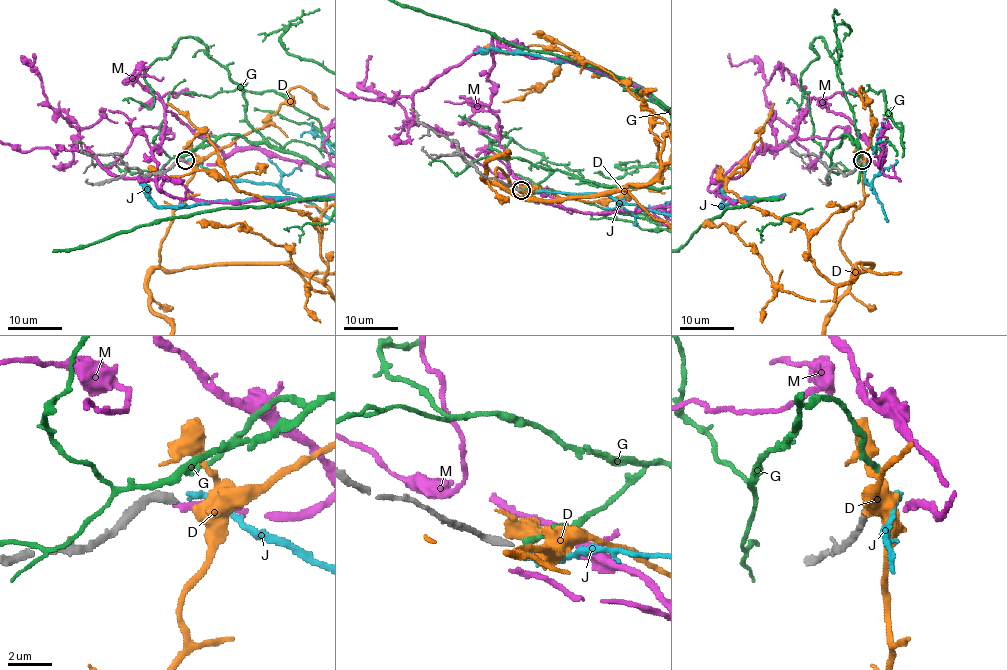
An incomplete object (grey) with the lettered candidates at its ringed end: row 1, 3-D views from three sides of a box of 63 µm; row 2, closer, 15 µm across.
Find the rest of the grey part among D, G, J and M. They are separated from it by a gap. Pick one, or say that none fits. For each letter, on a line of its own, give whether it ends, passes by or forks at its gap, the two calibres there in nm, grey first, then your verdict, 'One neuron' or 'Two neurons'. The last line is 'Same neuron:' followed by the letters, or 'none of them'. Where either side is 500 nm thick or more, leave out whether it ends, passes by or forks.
D: Thickness 360 nm (grey) against 550 nm. Two neurons
G: It ends there. Thickness 360 nm (grey) against 300 nm. Two neurons
J: It ends there. Thickness 360 nm (grey) against 280 nm. One neuron
M: It ends there. Thickness 360 nm (grey) against 280 nm. Two neurons
Same neuron: J

